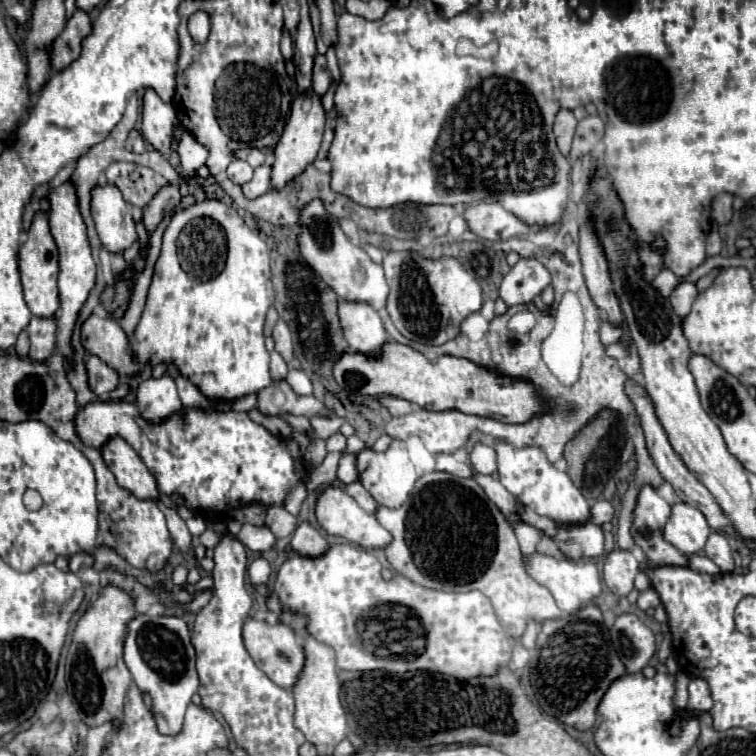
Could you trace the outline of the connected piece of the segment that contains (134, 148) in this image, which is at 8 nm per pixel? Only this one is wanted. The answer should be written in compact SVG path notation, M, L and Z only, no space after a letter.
M131 131L131 133L129 133L129 139L127 139L125 147L127 147L131 153L145 153L145 151L147 151L145 141L143 141L141 133L137 133L137 131Z

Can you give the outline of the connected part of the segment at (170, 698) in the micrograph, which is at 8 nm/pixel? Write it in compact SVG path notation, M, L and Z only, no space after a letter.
M139 615L131 621L125 641L125 663L139 687L147 709L153 713L159 733L179 735L183 717L191 697L199 689L199 675L195 669L195 649L189 639L187 623L175 615Z

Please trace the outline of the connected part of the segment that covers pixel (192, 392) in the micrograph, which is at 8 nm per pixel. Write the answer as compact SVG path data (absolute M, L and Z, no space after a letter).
M177 375L177 389L179 389L179 397L183 401L183 405L203 405L203 409L209 409L209 401L207 397L183 375Z

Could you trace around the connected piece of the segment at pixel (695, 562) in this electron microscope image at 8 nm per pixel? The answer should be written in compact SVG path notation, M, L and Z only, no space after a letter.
M691 555L689 557L689 569L697 571L697 573L711 573L711 575L721 573L721 569L705 555Z

